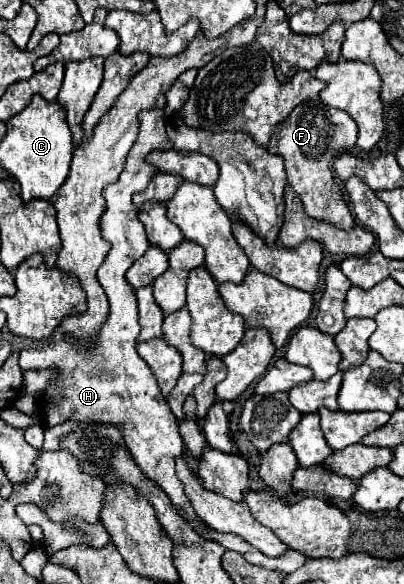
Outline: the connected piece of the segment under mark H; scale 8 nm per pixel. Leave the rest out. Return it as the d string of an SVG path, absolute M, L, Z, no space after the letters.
M161 109L143 111L139 115L139 121L141 121L139 135L129 151L125 167L119 179L107 185L103 193L105 213L101 215L101 237L105 237L105 241L111 243L111 249L97 271L97 279L109 297L109 319L101 329L99 335L101 341L93 347L93 351L83 353L81 349L75 349L75 345L71 345L65 337L61 337L59 341L51 341L43 349L21 351L19 365L23 371L41 371L41 369L57 371L57 377L49 383L39 403L41 417L45 421L43 429L55 427L69 419L73 421L95 419L103 423L123 425L125 443L137 467L169 495L171 503L177 509L181 509L189 517L189 521L197 521L199 529L195 531L199 535L205 535L209 527L193 513L193 503L189 501L189 497L185 497L183 485L175 475L175 461L177 457L185 455L185 445L179 435L177 419L173 417L165 397L161 395L161 389L153 373L149 371L147 363L135 351L137 337L139 337L137 299L135 299L135 291L125 281L125 273L135 263L135 259L147 251L149 241L145 235L145 227L137 217L137 209L131 203L131 197L135 193L145 191L145 187L149 185L155 173L155 167L151 167L145 161L145 157L153 149L159 151L171 149L171 141L167 139L165 133L165 121Z

